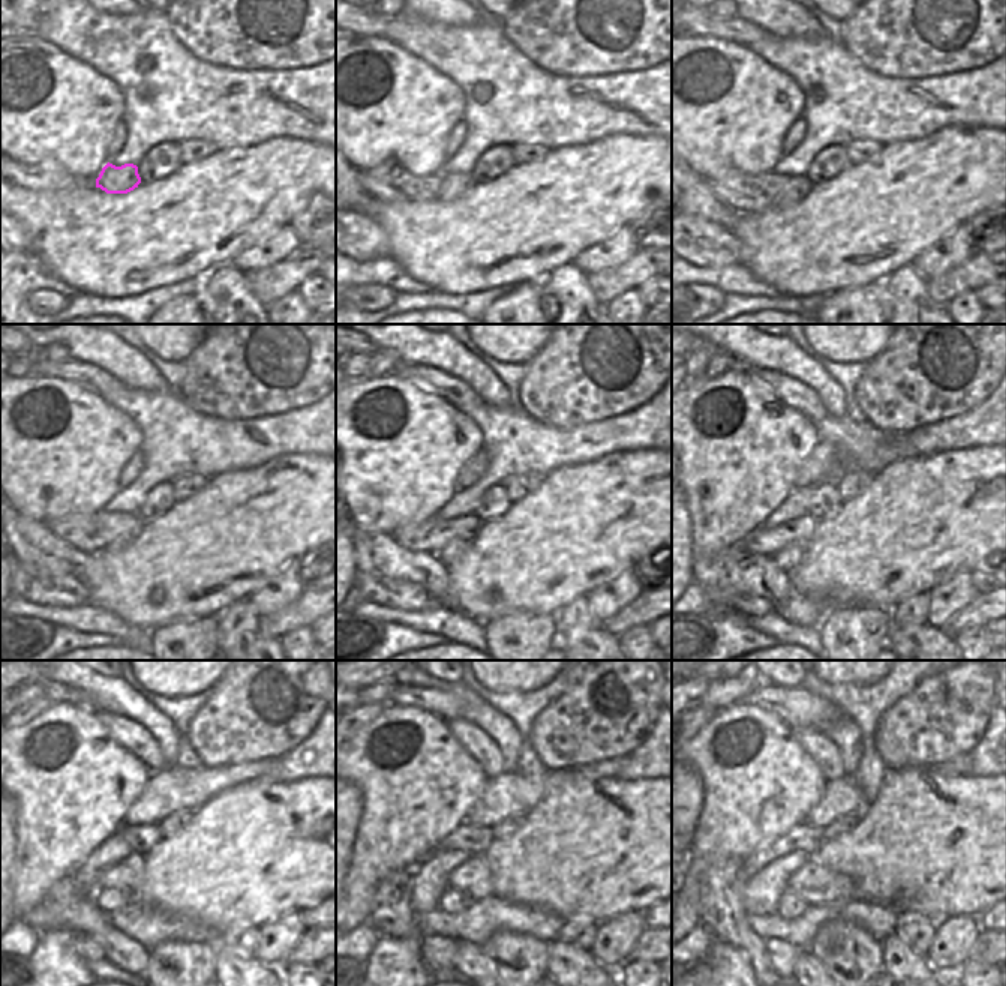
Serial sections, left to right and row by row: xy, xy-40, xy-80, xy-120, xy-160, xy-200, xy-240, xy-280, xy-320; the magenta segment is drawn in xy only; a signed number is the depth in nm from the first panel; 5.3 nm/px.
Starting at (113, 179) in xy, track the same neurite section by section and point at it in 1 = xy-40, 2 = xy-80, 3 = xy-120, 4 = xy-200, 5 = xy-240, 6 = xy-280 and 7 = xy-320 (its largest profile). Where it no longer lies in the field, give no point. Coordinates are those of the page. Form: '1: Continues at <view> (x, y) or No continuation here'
1: Continues at xy-40 (455, 185)
2: Continues at xy-80 (798, 186)
3: Continues at xy-120 (122, 542)
4: Continues at xy-200 (789, 557)
5: Continues at xy-240 (110, 899)
6: Continues at xy-280 (452, 901)
7: Continues at xy-320 (790, 905).

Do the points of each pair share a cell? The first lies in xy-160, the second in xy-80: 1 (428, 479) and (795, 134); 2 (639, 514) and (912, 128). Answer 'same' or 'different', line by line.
1: different
2: different

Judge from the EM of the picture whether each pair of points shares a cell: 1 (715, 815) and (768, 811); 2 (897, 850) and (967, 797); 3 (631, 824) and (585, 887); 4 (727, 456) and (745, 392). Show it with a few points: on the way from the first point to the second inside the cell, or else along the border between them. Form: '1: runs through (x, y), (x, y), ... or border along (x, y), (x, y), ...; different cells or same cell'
1: runs through (729, 815), (754, 811); same cell
2: runs through (915, 848), (949, 815); same cell
3: runs through (616, 839), (585, 872); same cell
4: runs through (735, 440), (735, 435), (745, 425), (750, 408); same cell

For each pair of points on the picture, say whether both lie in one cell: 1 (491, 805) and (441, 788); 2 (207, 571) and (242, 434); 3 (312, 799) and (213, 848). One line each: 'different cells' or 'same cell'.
1: different cells
2: different cells
3: same cell

